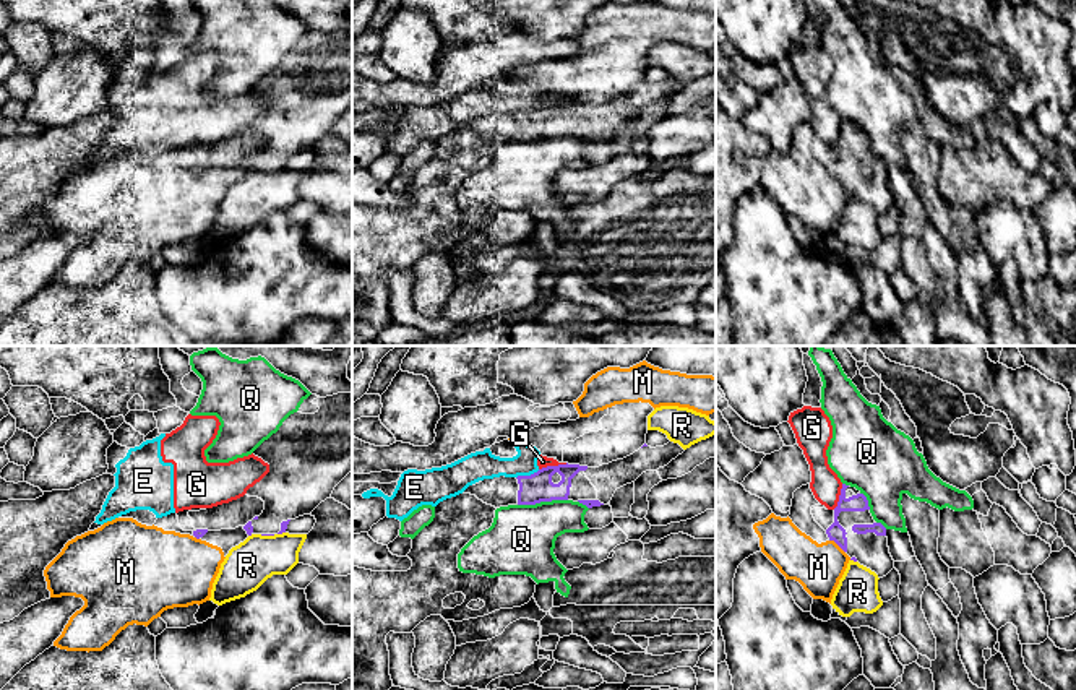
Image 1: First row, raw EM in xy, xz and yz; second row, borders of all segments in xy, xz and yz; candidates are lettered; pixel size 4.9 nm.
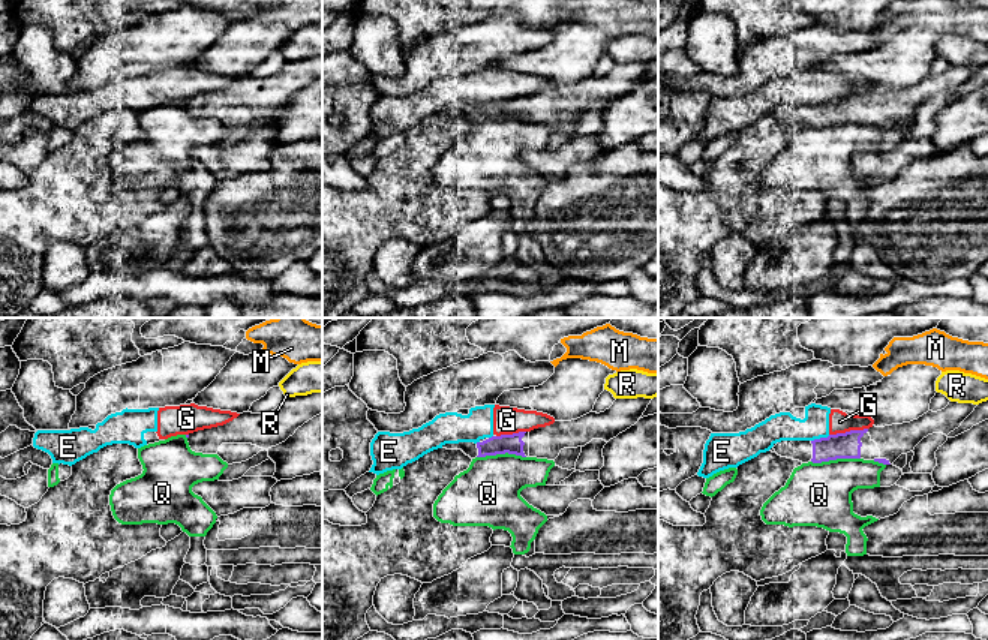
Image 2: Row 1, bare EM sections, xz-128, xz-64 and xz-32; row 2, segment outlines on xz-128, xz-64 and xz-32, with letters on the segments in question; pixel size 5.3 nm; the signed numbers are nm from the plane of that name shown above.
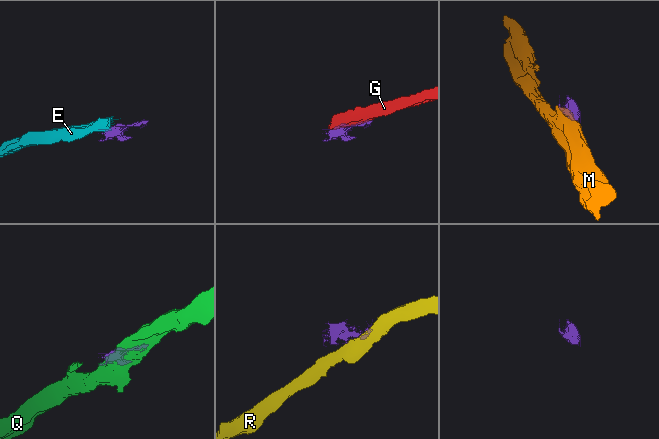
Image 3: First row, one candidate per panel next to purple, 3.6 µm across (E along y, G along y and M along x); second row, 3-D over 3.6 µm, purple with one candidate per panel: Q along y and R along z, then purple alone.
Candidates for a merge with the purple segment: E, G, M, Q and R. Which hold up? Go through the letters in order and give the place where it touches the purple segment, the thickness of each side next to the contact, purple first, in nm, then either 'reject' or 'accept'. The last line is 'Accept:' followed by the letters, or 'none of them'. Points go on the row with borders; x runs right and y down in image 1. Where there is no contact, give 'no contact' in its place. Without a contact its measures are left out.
E: meets purple in xz at (528, 476); 150 nm thick on the purple side, 140 nm on the other; reject
G: meets purple in xz at (552, 466); 150 nm thick on the purple side, 60 nm on the other; reject
M: meets purple in yz at (838, 544); 90 nm thick on the purple side, 240 nm on the other; reject
Q: meets purple in xz at (542, 500); 150 nm thick on the purple side, 340 nm on the other; reject
R: meets purple in xy at (268, 534); 20 nm thick on the purple side, 220 nm on the other; reject
Accept: none of them

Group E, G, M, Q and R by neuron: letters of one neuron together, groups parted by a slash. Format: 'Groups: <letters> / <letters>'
Groups: E G / M / Q / R

